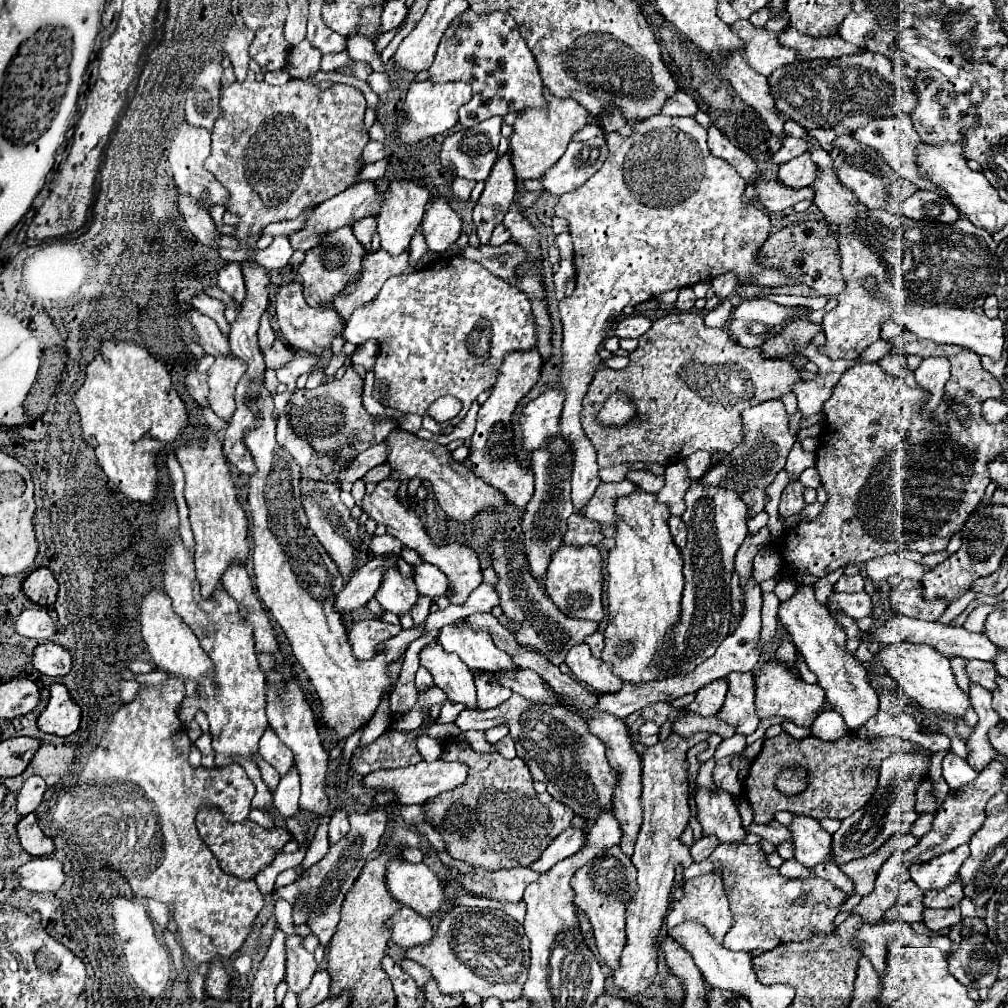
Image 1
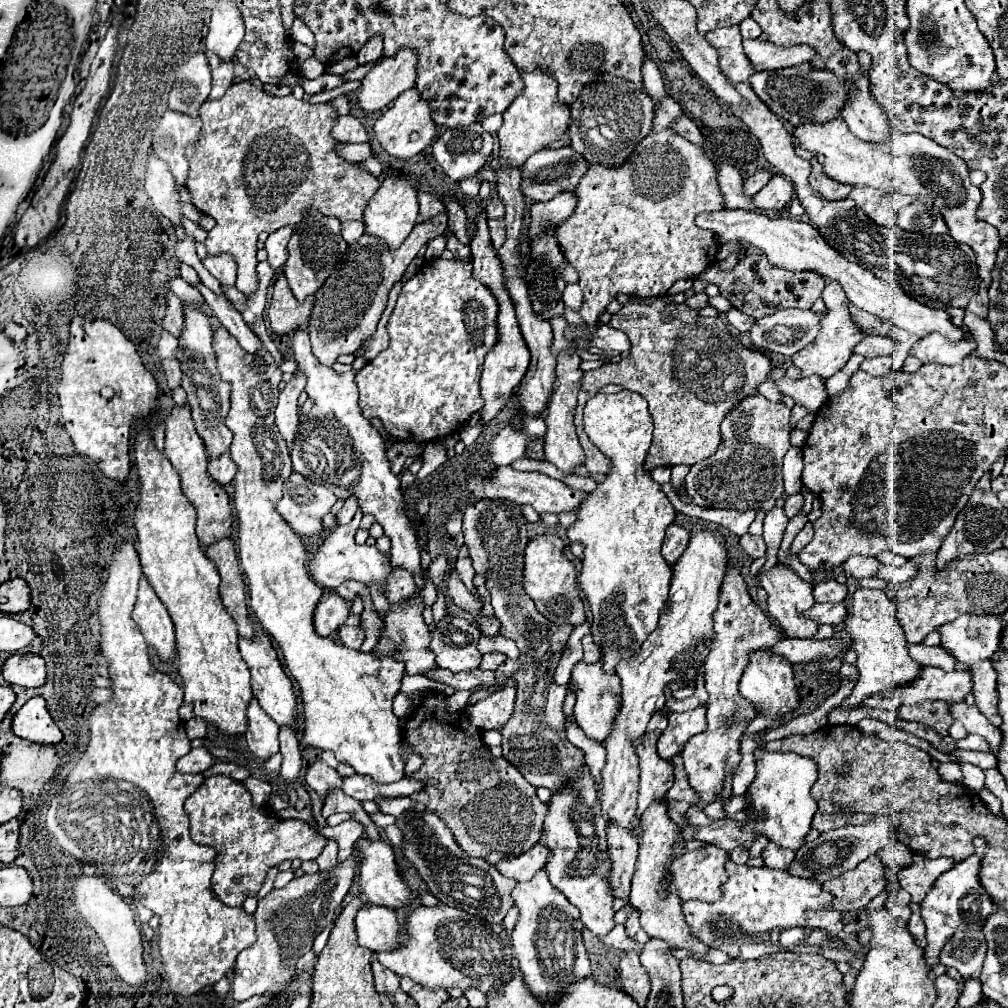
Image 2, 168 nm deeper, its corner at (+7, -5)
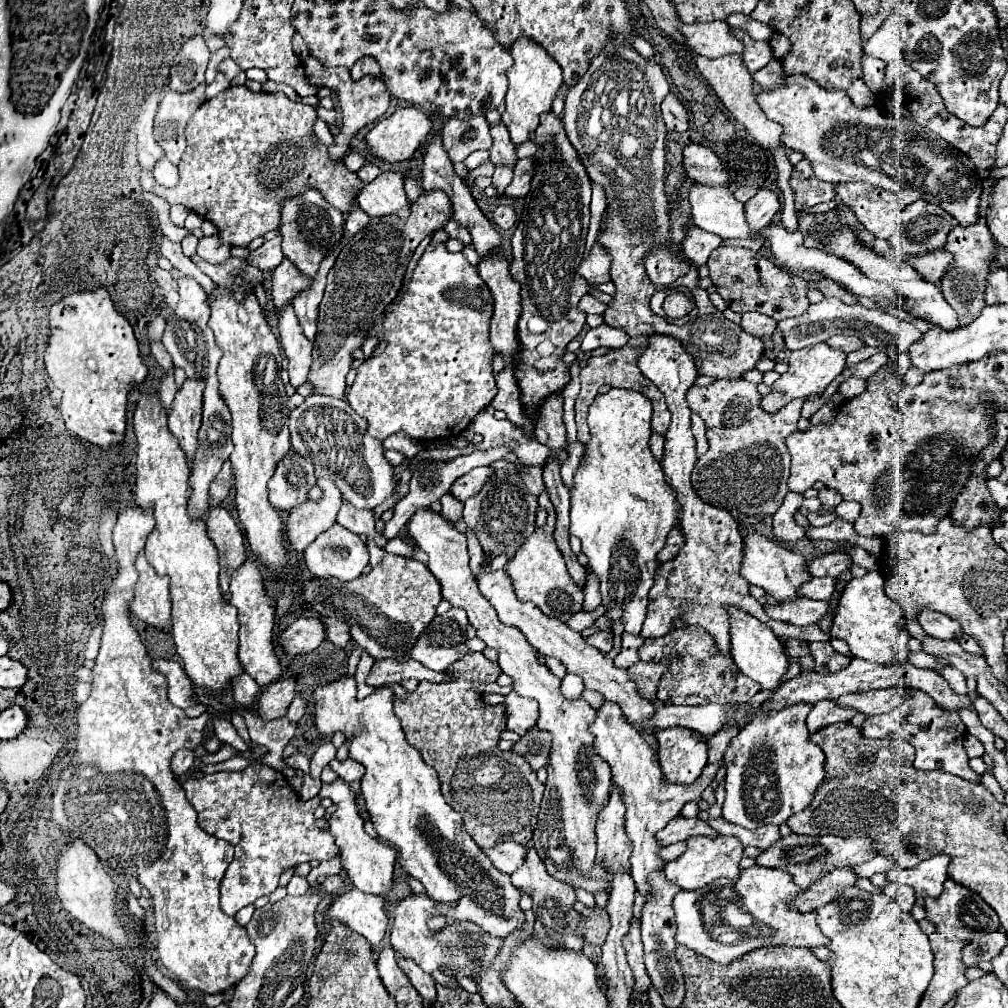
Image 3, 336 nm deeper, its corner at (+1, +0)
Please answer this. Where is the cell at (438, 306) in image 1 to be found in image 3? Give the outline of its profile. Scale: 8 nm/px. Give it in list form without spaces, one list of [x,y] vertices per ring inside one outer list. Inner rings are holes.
[[[430,243],[420,257],[408,291],[400,303],[382,321],[382,333],[388,341],[384,353],[366,359],[356,373],[346,399],[368,421],[368,433],[384,441],[388,435],[404,431],[412,439],[436,441],[460,435],[496,395],[492,373],[494,349],[488,341],[488,327],[494,311],[490,289],[480,279],[476,267],[462,253],[446,251],[444,243]]]

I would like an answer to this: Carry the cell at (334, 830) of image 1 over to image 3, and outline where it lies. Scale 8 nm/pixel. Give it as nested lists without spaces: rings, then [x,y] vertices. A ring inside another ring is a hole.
[[[334,857],[334,859],[330,859],[330,861],[320,863],[316,869],[312,869],[312,871],[310,871],[310,875],[308,875],[306,879],[308,879],[308,883],[314,887],[314,883],[316,883],[320,877],[338,875],[338,873],[340,873],[340,869],[342,869],[342,863],[340,863],[340,859],[338,859],[338,857]]]

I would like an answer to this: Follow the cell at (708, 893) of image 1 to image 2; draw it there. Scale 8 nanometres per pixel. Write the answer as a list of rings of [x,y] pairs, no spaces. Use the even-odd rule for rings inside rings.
[[[706,846],[692,852],[684,852],[676,864],[672,864],[672,892],[678,892],[680,900],[702,900],[702,902],[716,902],[720,900],[722,892],[720,886],[726,880],[724,864],[728,860],[728,852]]]

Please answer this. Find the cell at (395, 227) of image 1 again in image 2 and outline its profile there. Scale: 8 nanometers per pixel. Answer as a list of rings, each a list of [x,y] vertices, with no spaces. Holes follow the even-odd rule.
[[[388,176],[378,192],[368,200],[366,208],[364,208],[364,224],[366,224],[366,232],[372,236],[380,236],[384,238],[384,242],[390,248],[398,248],[410,234],[410,230],[414,228],[418,220],[418,200],[416,200],[416,190],[410,186],[408,180],[398,178],[398,176]]]

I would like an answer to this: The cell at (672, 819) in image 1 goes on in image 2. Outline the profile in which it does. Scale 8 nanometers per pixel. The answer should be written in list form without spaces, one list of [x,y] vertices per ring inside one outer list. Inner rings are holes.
[[[644,732],[640,742],[634,746],[634,752],[640,758],[640,796],[638,796],[638,816],[652,800],[662,800],[674,784],[674,768],[668,760],[660,758],[656,752],[656,740],[660,732]]]

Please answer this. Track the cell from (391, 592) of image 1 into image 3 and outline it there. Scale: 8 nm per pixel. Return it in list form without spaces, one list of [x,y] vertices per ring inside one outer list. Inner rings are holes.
[[[338,523],[332,525],[328,531],[324,531],[322,535],[318,535],[304,551],[304,559],[306,559],[306,567],[310,569],[310,573],[314,577],[320,577],[320,579],[328,579],[328,577],[334,577],[334,579],[340,579],[340,581],[352,581],[356,579],[364,565],[368,565],[370,561],[370,555],[368,555],[368,547],[366,543],[352,531],[340,527]]]

